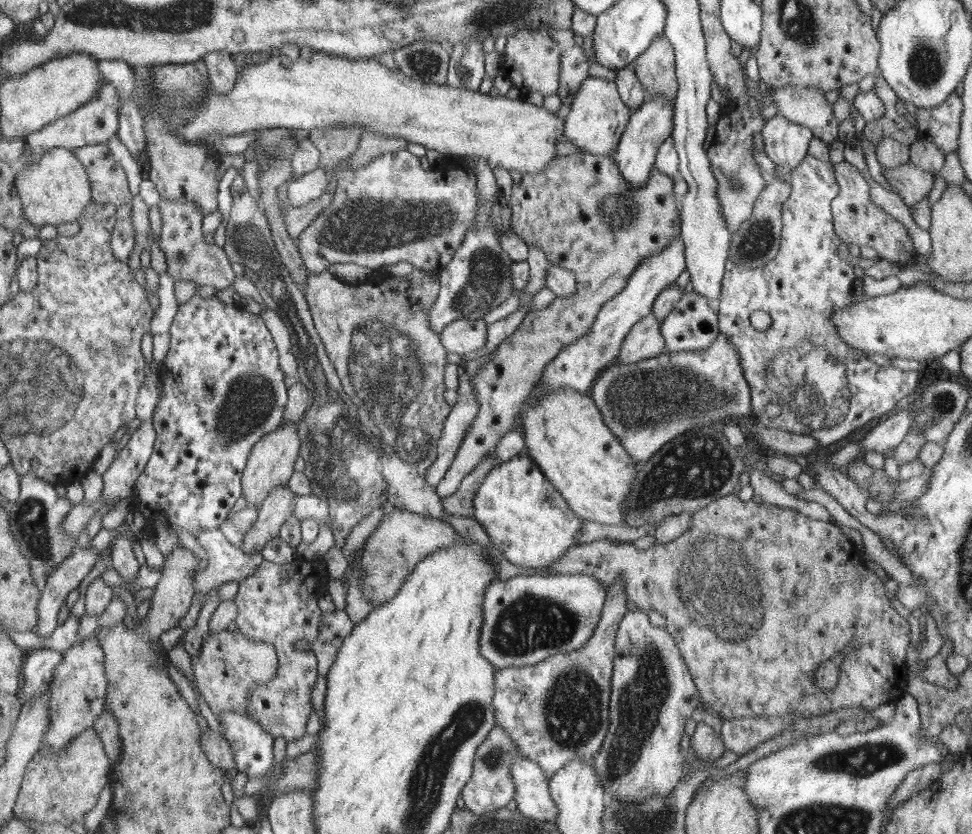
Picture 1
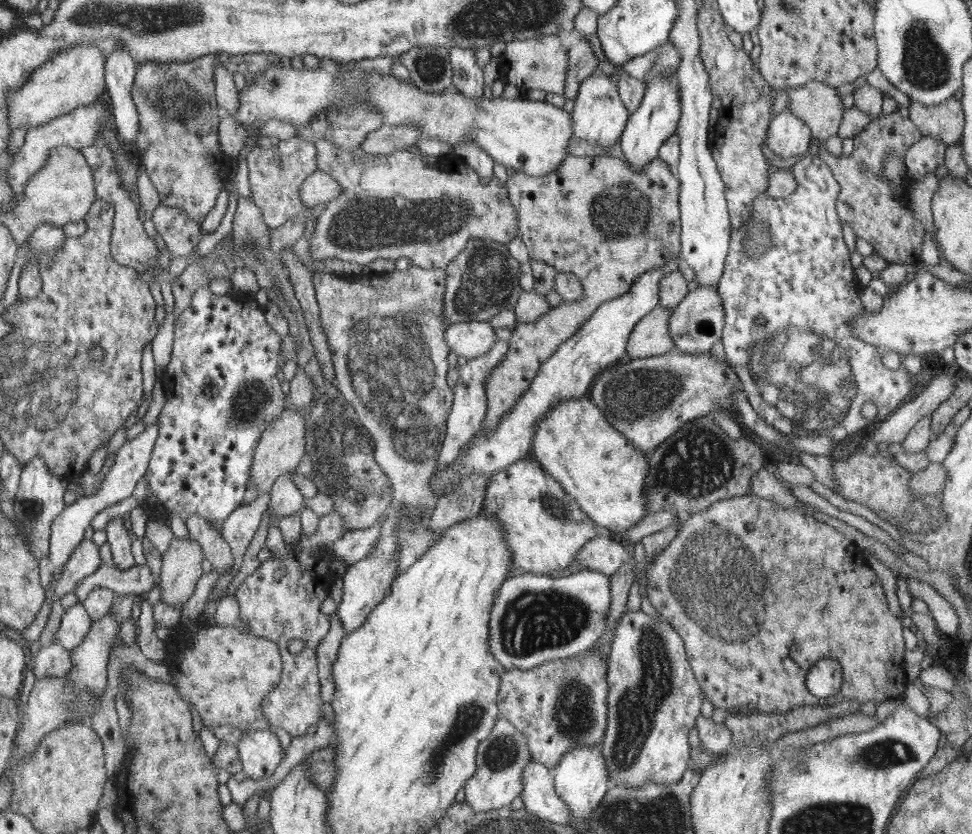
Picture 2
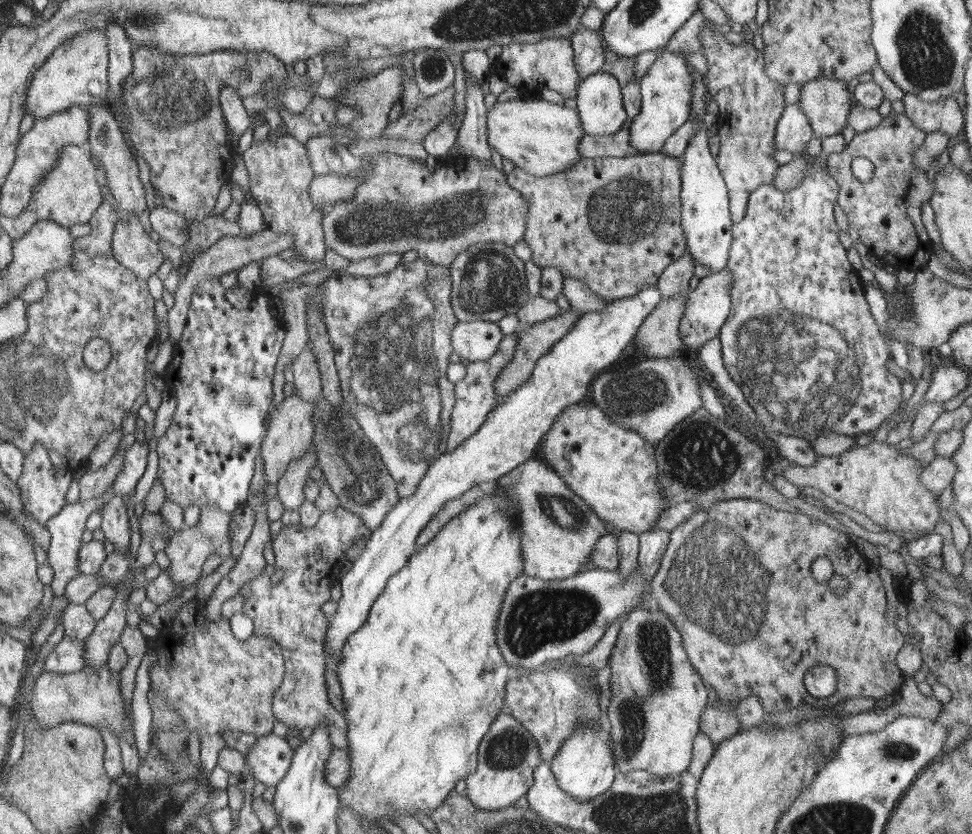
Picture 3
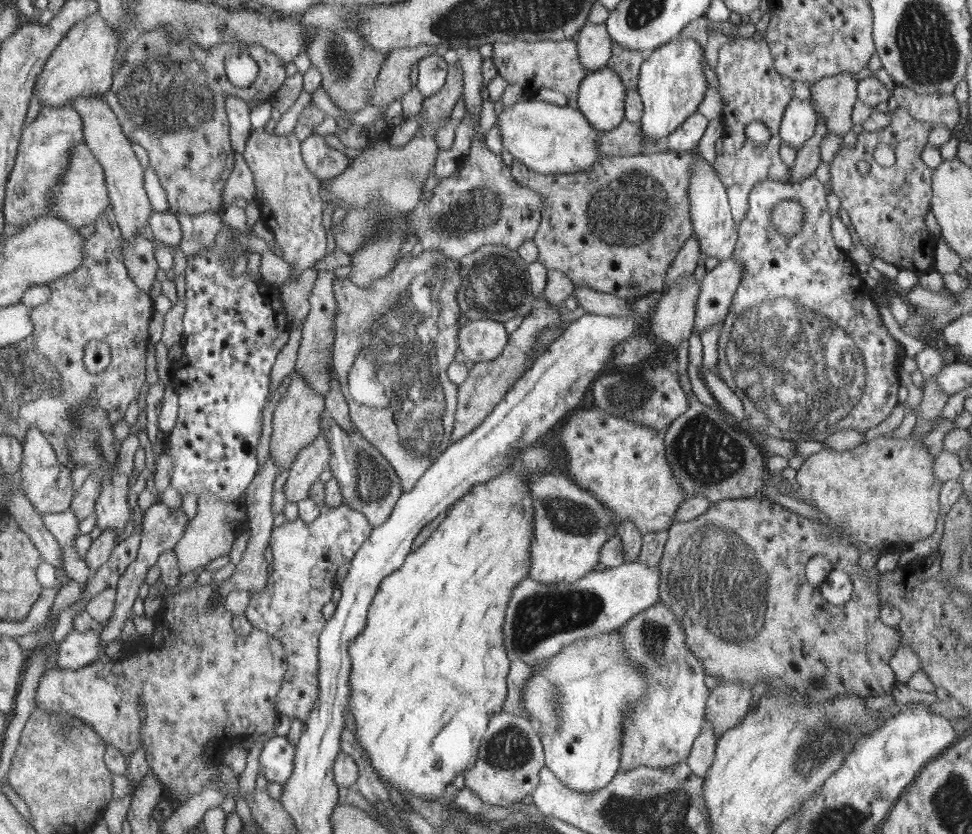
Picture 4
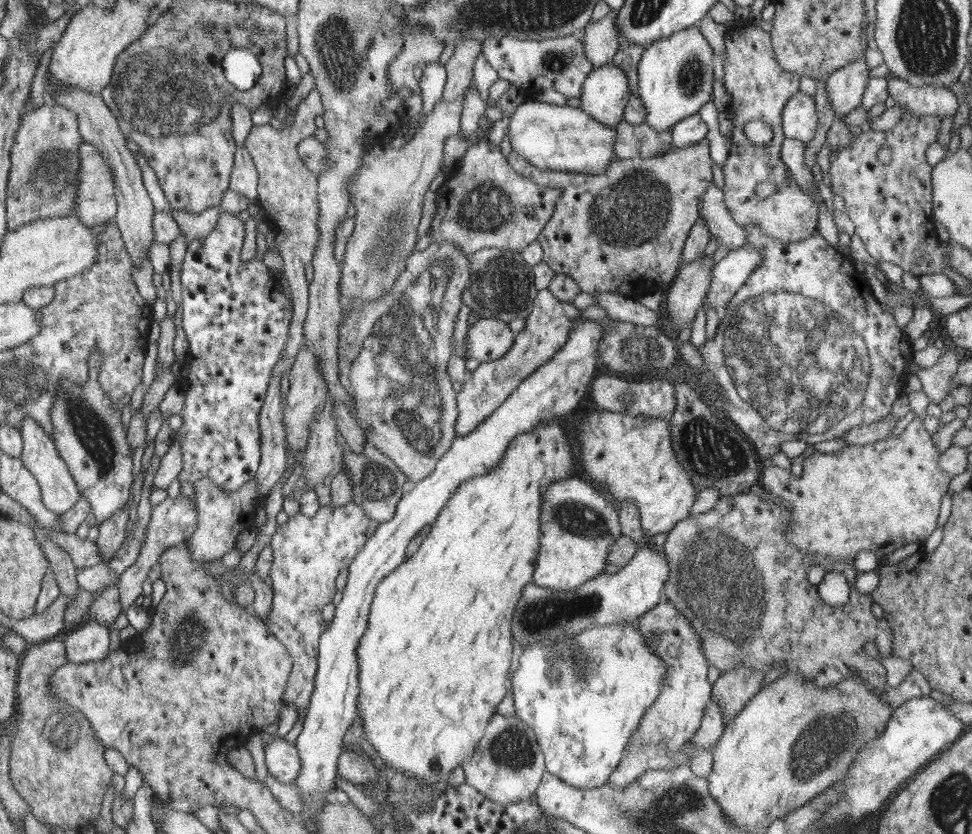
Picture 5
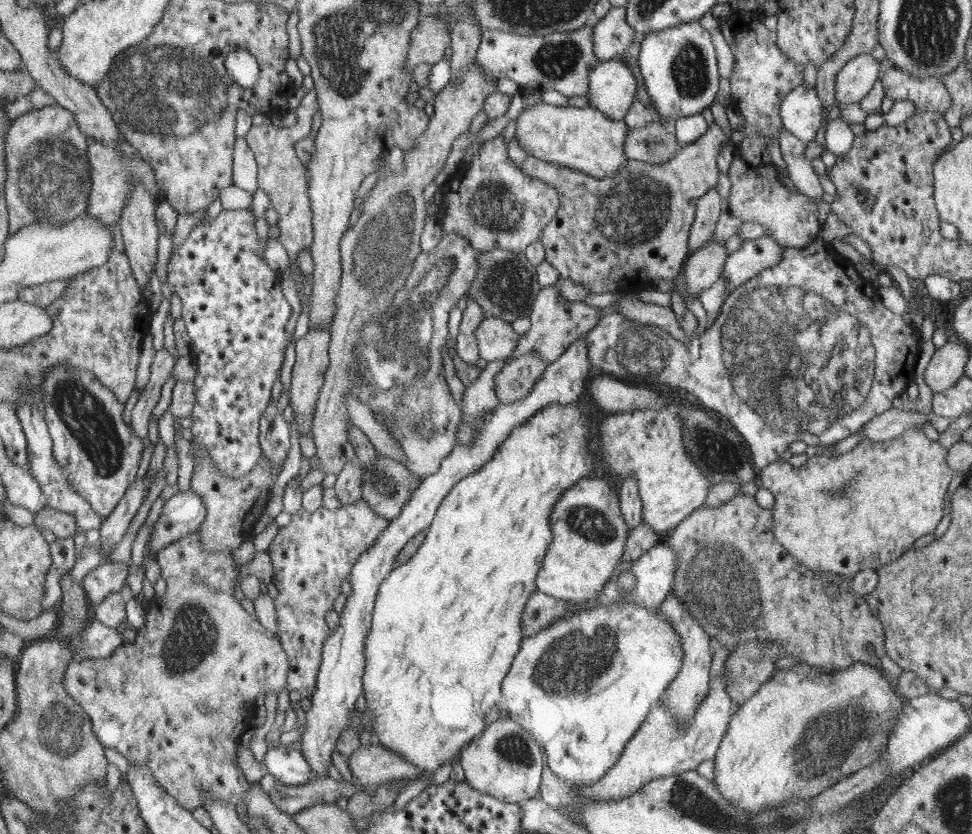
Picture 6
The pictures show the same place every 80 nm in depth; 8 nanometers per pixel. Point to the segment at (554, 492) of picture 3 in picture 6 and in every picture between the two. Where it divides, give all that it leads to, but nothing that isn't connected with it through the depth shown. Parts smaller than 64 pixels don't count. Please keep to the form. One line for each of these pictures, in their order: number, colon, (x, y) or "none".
4: (570, 527)
5: (580, 524)
6: (590, 535)

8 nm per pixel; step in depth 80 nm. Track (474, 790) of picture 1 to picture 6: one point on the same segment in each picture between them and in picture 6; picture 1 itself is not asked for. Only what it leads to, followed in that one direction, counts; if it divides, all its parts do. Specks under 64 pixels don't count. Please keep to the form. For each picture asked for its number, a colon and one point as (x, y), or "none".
2: (502, 757)
3: (508, 754)
4: (511, 755)
5: (508, 764)
6: (505, 761)

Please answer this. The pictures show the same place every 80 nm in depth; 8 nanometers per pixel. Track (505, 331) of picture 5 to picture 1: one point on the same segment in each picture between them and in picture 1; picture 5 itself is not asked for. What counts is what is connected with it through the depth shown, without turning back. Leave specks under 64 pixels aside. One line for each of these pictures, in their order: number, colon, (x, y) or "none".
1: (463, 336)
2: (470, 340)
3: (475, 341)
4: (480, 340)

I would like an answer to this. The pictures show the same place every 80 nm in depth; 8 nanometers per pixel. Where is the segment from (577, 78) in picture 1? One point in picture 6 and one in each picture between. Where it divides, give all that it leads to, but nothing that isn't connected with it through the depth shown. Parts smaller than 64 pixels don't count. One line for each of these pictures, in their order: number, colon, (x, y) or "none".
2: (582, 62)
3: (589, 58)
4: (594, 44)
5: (601, 39)
6: (612, 35)

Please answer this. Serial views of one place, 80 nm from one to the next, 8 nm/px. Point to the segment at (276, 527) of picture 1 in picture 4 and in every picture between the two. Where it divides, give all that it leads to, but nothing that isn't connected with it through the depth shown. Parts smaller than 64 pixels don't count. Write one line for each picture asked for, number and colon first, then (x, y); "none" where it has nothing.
2: (286, 499)
3: (290, 489)
4: (314, 459)

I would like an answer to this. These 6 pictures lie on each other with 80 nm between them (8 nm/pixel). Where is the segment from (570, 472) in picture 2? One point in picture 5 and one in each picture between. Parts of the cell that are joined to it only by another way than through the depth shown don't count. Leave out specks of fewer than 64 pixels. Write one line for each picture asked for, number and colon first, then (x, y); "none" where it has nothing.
3: (612, 468)
4: (621, 463)
5: (633, 458)

